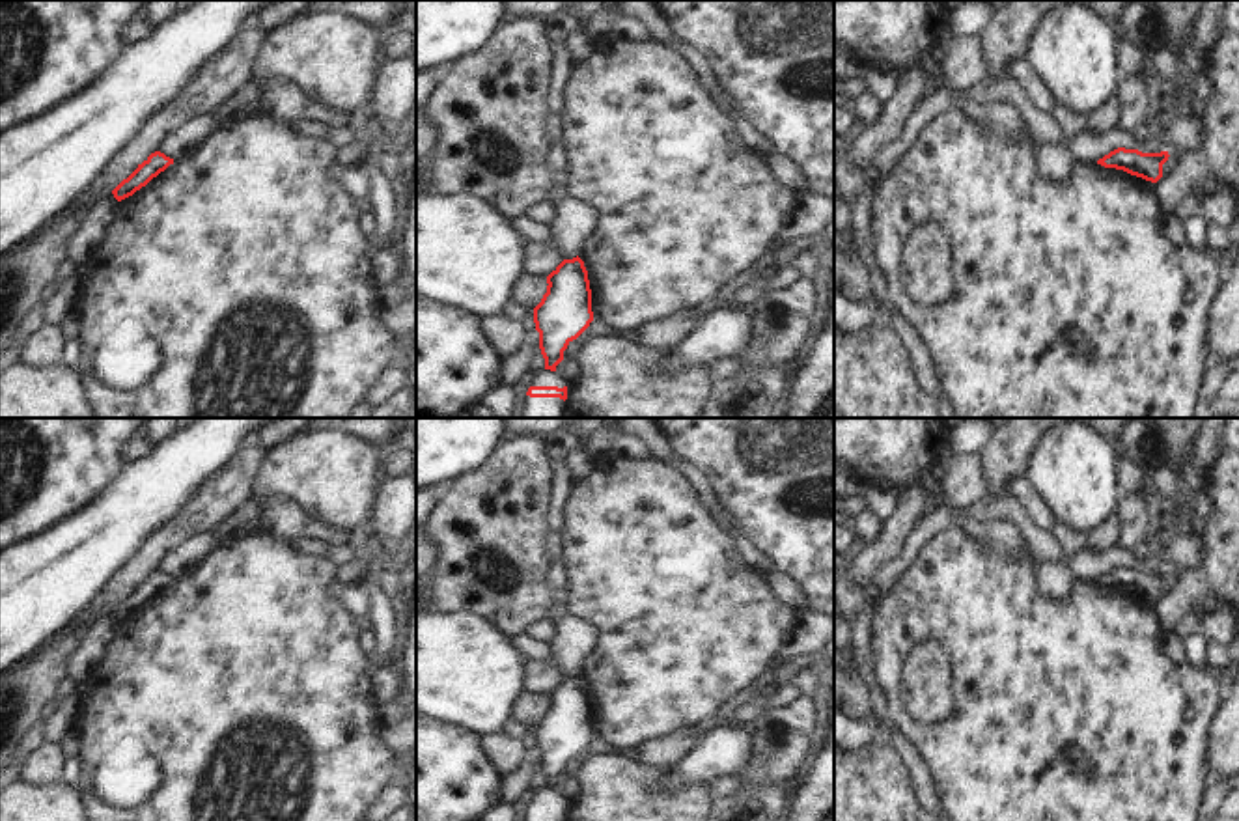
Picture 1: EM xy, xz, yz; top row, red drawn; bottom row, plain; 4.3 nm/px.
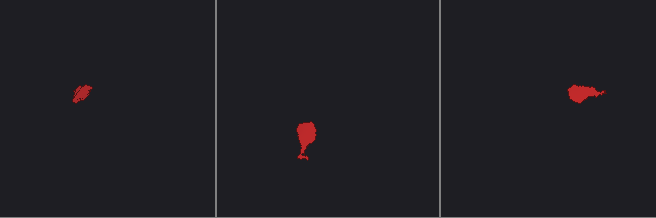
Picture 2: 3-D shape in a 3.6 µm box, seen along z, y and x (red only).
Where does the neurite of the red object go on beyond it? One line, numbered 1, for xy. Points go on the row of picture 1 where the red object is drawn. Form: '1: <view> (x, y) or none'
1: none

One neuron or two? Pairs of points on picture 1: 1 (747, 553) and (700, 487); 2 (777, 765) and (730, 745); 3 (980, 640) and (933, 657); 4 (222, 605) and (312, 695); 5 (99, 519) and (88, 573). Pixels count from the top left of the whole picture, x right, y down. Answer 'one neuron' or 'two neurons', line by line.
1: one neuron
2: two neurons
3: two neurons
4: one neuron
5: one neuron

